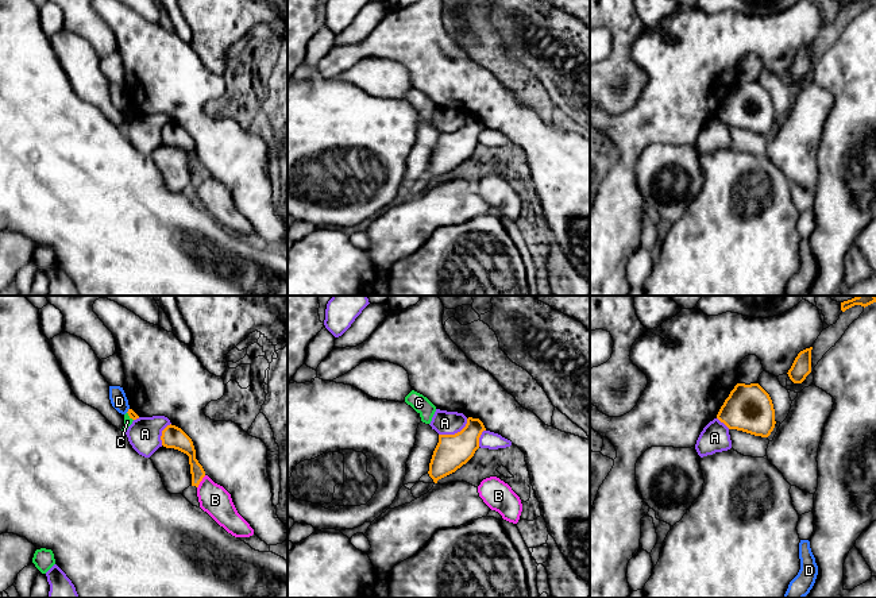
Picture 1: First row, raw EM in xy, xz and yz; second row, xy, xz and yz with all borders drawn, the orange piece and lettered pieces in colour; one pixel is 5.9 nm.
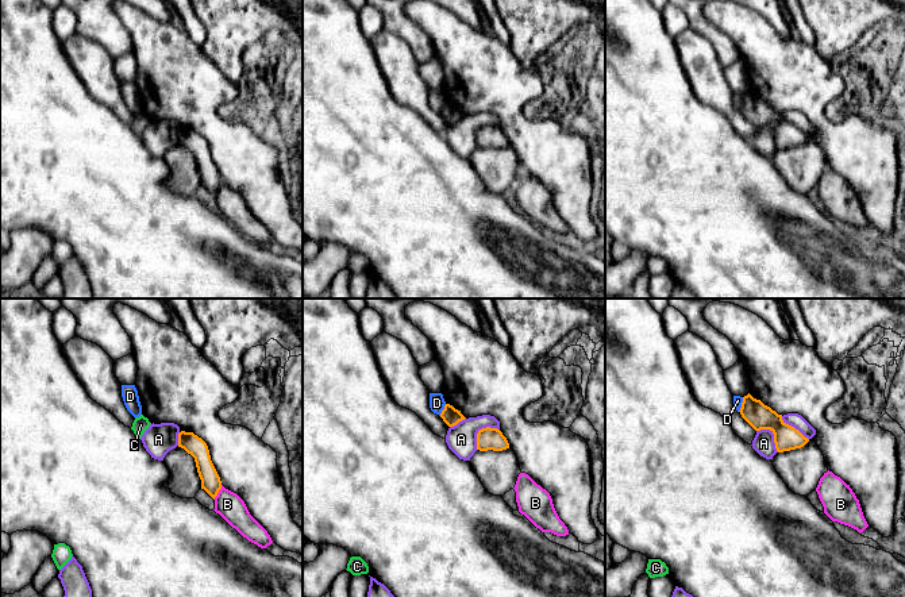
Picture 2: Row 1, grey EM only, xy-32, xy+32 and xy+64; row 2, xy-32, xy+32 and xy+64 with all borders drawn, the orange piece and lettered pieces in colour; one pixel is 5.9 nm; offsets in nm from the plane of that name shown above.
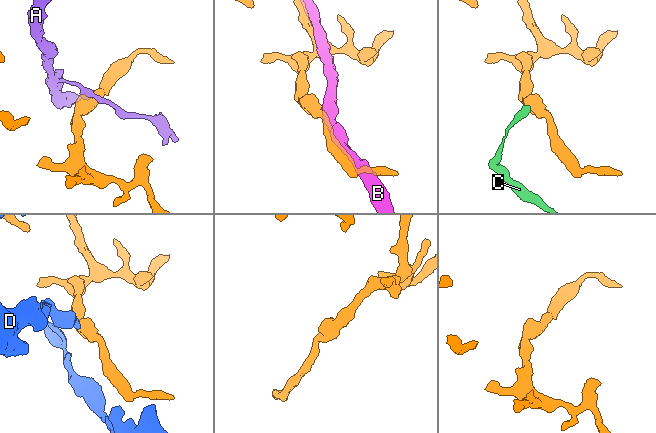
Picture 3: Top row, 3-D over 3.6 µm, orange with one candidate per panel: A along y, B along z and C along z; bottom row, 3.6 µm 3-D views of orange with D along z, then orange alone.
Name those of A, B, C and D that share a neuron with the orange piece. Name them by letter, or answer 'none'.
none

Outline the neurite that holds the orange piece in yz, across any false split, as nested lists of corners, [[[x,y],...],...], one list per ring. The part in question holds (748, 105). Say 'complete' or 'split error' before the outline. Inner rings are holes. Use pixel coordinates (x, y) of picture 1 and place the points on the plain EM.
complete | [[[737,81],[717,116],[729,127],[761,135],[768,135],[776,121],[772,97],[759,81]]]

